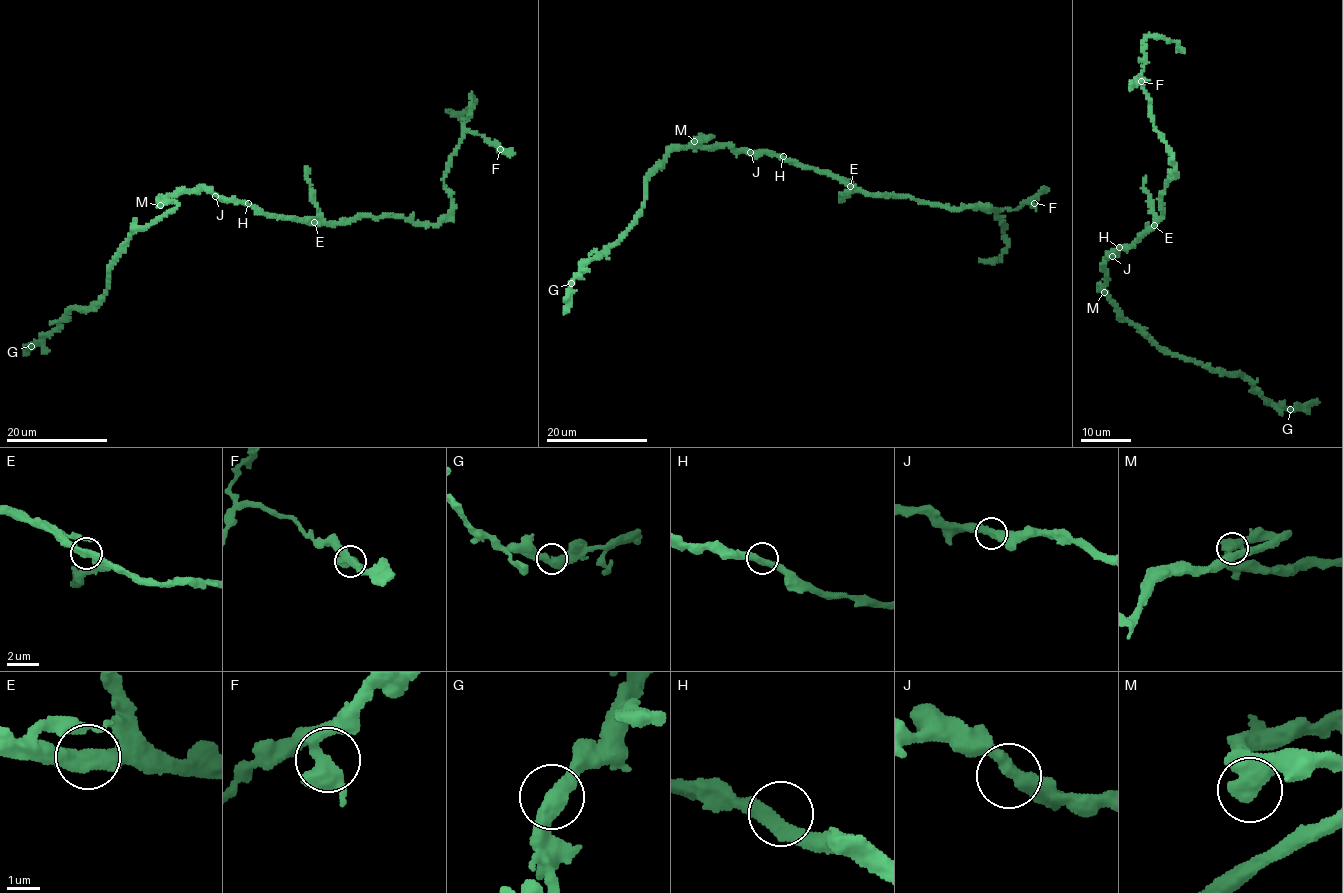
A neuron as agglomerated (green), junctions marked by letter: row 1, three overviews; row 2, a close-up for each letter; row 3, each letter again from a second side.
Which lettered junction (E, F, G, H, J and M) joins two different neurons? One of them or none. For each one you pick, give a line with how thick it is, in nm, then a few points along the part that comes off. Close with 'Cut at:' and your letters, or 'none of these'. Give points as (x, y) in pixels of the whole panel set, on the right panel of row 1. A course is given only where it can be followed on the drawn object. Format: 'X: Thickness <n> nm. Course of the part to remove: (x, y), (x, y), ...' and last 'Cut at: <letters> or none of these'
Cut at: none of these

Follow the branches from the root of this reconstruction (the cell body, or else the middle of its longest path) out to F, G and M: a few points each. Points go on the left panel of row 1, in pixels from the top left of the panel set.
F: (245, 204), (318, 223), (388, 216), (440, 224), (452, 207), (444, 177), (461, 137), (472, 131), (500, 149)
G: (245, 204), (205, 190), (163, 196), (176, 206), (134, 231), (98, 305), (68, 312), (31, 346)
M: (245, 204), (221, 200), (211, 192), (196, 190), (166, 194), (158, 200), (160, 205)

